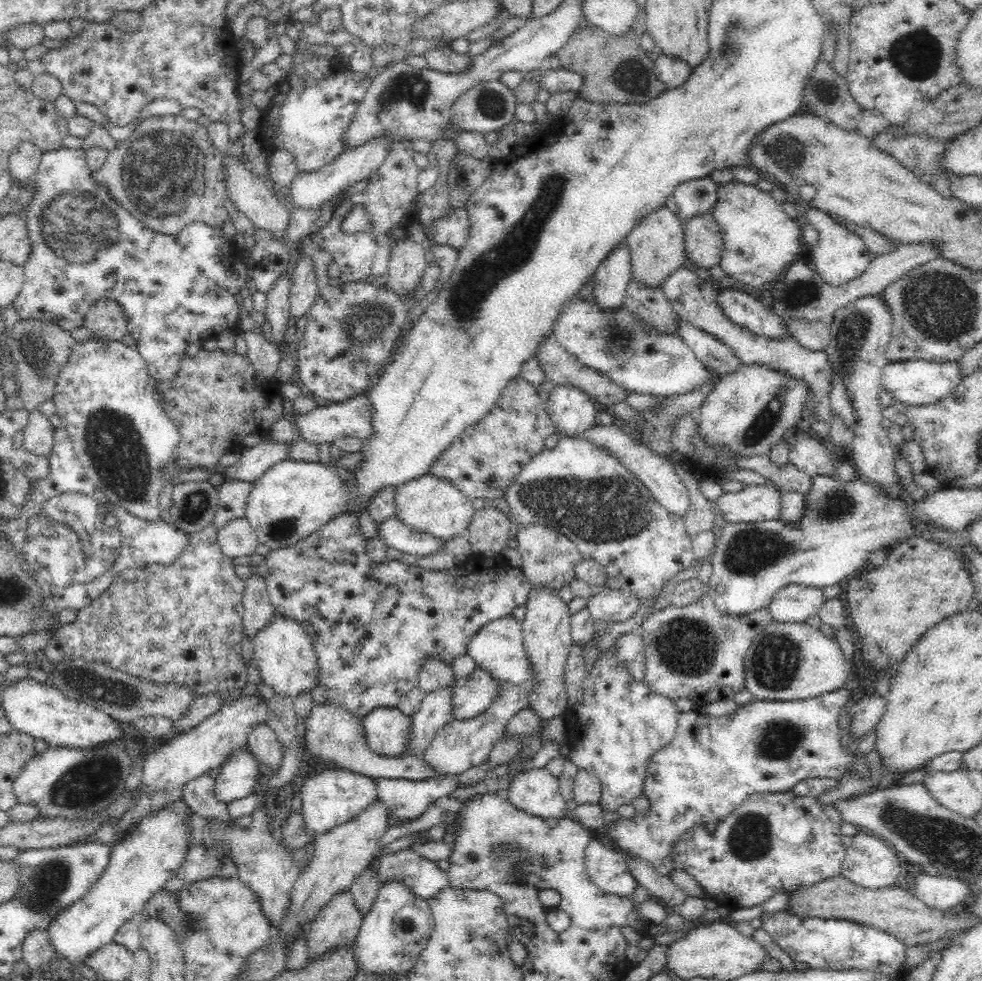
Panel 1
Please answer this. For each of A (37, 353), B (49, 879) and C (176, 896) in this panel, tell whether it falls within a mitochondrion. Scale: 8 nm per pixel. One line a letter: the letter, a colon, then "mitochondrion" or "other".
A: mitochondrion
B: mitochondrion
C: other

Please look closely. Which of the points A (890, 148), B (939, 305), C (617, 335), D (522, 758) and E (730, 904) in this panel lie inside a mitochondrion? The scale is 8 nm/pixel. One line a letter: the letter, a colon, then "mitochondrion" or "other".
A: other
B: mitochondrion
C: mitochondrion
D: other
E: other

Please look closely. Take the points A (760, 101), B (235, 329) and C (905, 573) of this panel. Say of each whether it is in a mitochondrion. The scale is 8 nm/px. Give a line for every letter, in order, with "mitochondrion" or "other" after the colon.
A: other
B: other
C: other

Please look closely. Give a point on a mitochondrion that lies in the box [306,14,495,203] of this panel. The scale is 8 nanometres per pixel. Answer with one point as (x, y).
(410, 88)

